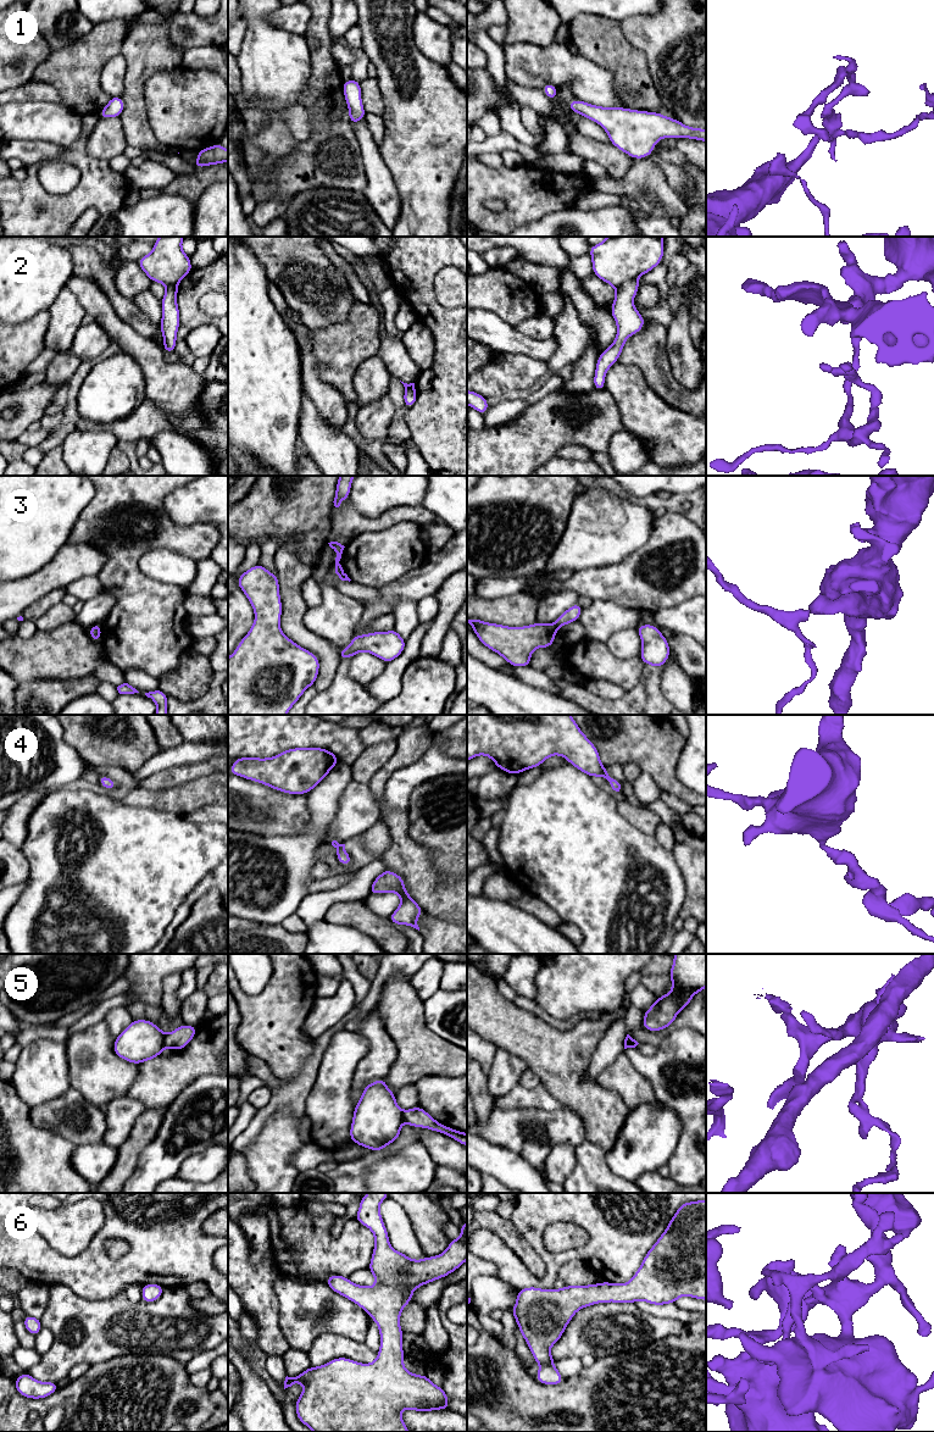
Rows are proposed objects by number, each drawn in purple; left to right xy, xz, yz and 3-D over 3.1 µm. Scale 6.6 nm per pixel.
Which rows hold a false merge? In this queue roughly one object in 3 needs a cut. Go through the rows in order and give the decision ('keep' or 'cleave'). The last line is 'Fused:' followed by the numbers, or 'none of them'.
1: keep
2: cleave
3: cleave
4: keep
5: cleave
6: keep
Fused: 2, 3, 5

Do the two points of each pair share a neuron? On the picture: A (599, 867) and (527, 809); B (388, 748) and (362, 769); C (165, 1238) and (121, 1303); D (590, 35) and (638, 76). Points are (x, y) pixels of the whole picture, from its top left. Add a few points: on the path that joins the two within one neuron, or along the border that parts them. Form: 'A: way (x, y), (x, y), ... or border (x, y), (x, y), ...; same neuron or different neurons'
A: way (581, 856), (545, 823); same neuron
B: way (382, 753), (368, 764); same neuron
C: border (124, 1291), (105, 1299), (96, 1299); different neurons
D: way (602, 42), (626, 64); same neuron

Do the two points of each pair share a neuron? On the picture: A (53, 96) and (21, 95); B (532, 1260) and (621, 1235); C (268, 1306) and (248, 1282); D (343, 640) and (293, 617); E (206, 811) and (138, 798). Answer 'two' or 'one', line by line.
A: one
B: two
C: one
D: two
E: two

